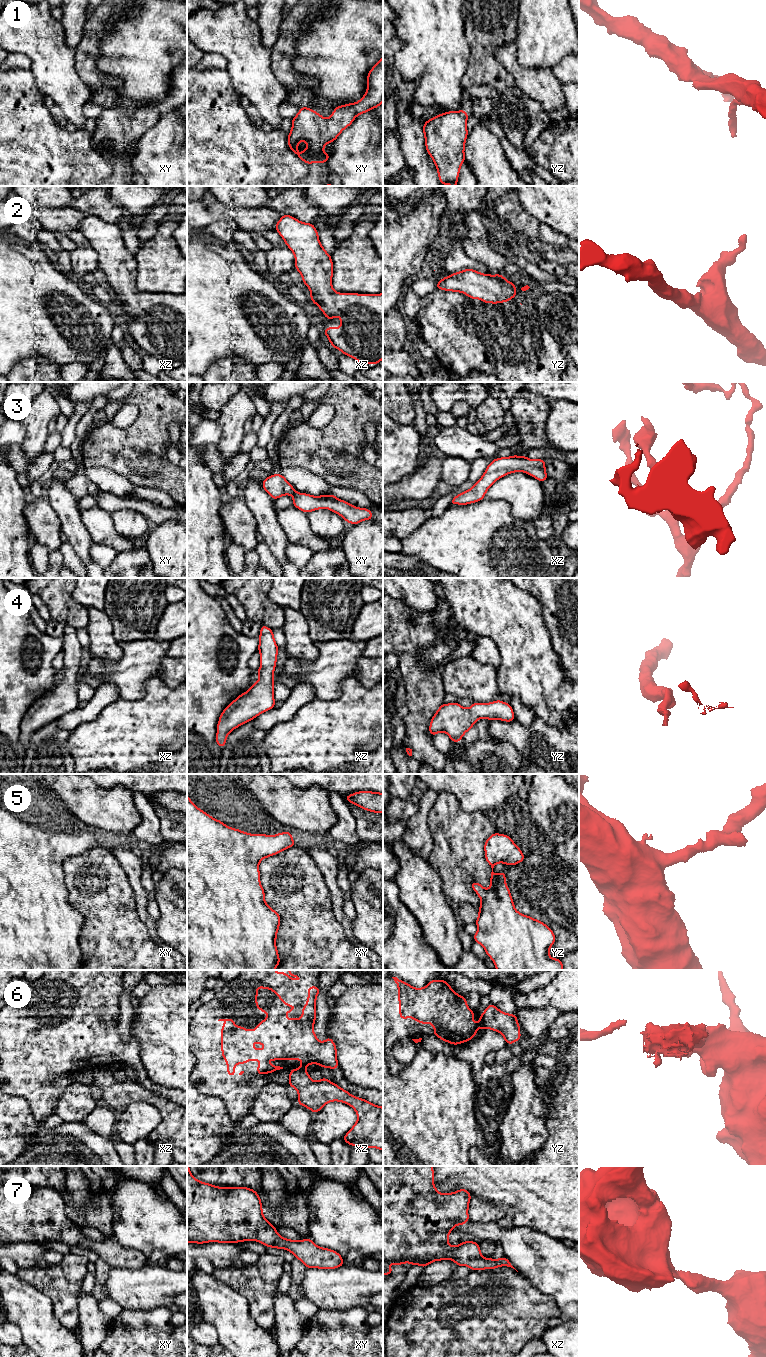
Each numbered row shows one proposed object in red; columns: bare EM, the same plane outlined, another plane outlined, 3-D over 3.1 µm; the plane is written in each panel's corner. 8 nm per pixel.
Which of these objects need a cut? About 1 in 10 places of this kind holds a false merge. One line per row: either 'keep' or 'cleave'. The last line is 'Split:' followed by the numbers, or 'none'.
1: keep
2: keep
3: keep
4: keep
5: keep
6: cleave
7: keep
Split: 6

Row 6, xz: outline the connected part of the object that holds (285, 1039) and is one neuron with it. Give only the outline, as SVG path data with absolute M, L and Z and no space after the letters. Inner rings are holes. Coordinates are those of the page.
M258 985L255 1005L268 1016L255 1029L236 1026L231 1018L219 1019L225 1022L221 1027L221 1051L227 1063L227 1075L235 1076L236 1065L242 1063L245 1066L249 1060L302 1060L300 1068L318 1064L322 1068L338 1069L334 1041L328 1036L321 1042L313 1031L319 992L319 987L309 986L307 1002L300 1010L303 1016L290 1019L285 1014L297 1009L297 1006L286 1005L273 988ZM254 1041L264 1044L265 1049L253 1048Z

